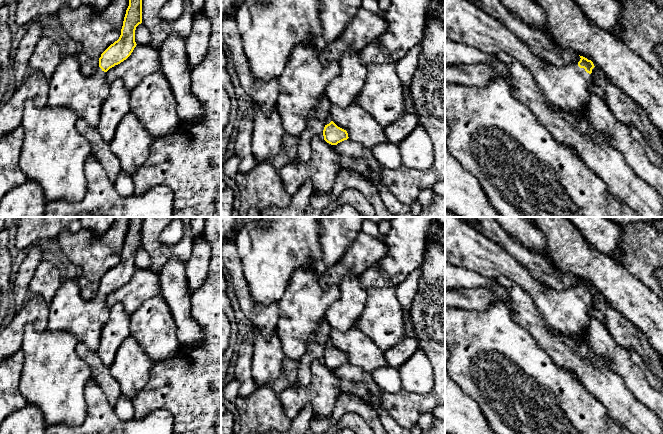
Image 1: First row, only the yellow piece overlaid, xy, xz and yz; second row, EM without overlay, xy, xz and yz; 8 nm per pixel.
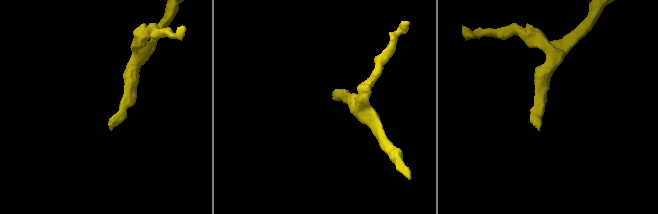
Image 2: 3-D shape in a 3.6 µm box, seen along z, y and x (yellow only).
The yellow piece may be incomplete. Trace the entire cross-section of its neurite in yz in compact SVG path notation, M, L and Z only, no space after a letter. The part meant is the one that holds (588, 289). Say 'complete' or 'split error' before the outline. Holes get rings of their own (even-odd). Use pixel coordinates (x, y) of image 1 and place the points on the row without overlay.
split error; M445 217L445 263L476 272L493 281L499 276L506 277L533 299L550 327L578 341L583 340L592 317L590 306L592 293L595 290L591 284L580 280L579 286L573 286L568 290L559 291L549 288L528 268L517 262L502 246L467 224L462 217Z

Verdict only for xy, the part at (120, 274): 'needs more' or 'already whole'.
needs more

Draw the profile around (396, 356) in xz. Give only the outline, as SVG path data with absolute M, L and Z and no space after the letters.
M420 266L397 286L397 298L404 310L406 335L395 346L384 352L387 365L395 369L403 365L419 349L410 310L413 298L418 291L422 271Z

